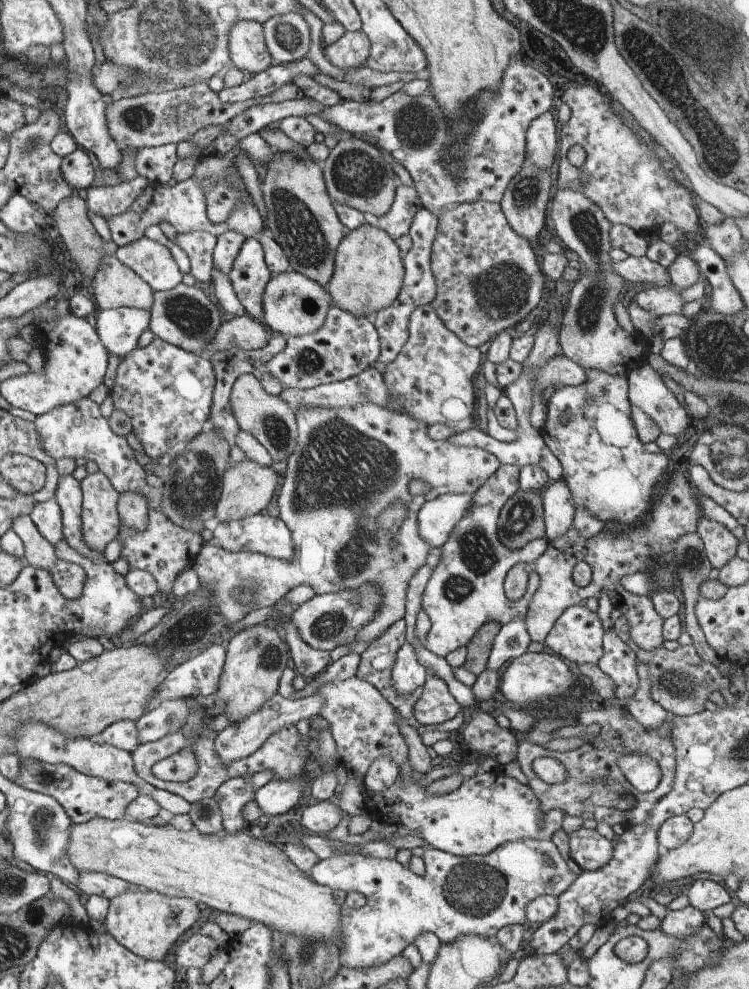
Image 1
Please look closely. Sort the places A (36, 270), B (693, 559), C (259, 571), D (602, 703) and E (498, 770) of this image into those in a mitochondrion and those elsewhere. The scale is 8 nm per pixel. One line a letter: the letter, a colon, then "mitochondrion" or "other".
A: other
B: mitochondrion
C: other
D: other
E: other

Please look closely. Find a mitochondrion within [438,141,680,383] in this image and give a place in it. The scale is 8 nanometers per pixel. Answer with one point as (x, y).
(500, 289)

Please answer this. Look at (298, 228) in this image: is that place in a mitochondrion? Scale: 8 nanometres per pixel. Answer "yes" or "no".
yes

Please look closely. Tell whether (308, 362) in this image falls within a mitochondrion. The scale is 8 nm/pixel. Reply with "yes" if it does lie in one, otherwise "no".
yes

